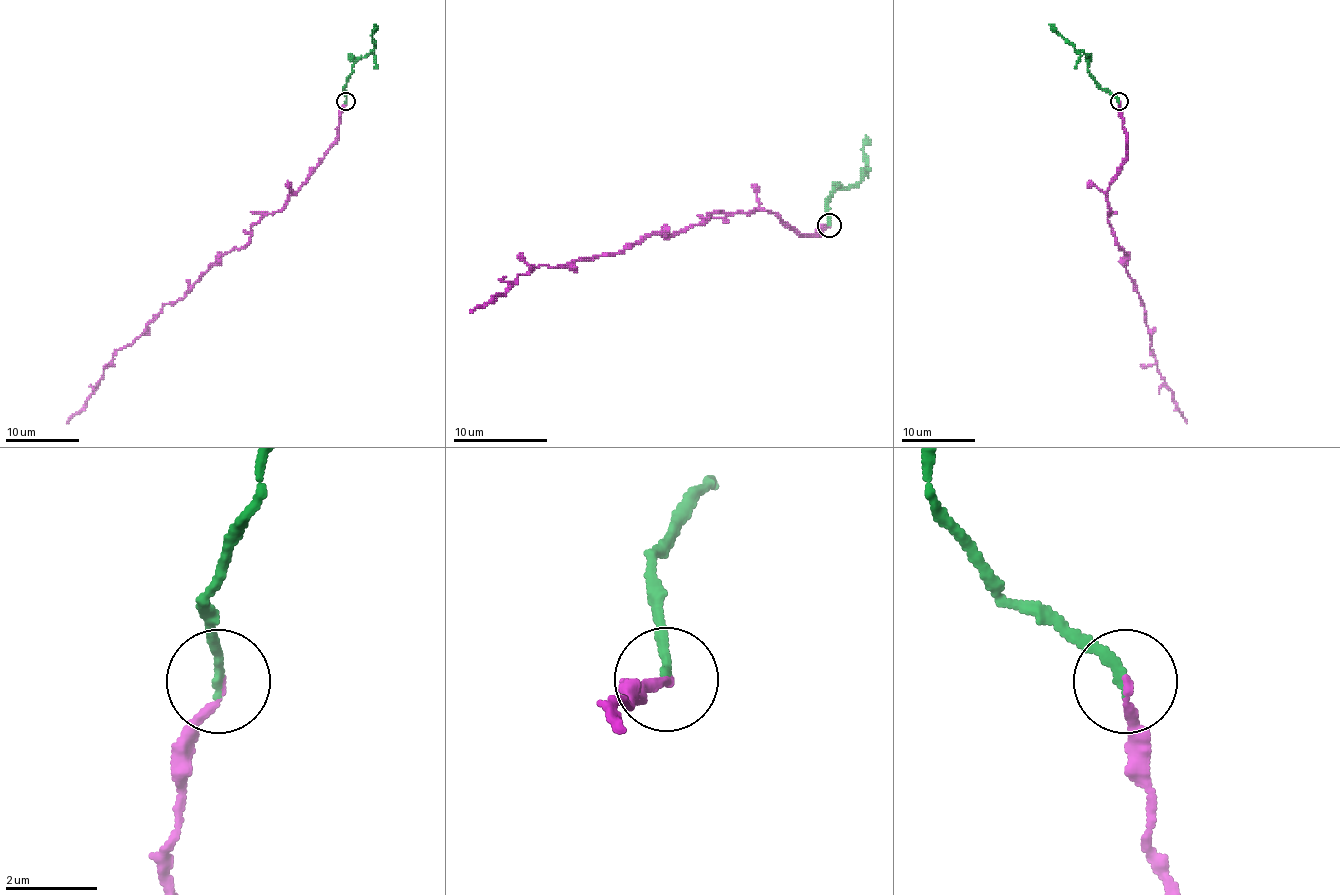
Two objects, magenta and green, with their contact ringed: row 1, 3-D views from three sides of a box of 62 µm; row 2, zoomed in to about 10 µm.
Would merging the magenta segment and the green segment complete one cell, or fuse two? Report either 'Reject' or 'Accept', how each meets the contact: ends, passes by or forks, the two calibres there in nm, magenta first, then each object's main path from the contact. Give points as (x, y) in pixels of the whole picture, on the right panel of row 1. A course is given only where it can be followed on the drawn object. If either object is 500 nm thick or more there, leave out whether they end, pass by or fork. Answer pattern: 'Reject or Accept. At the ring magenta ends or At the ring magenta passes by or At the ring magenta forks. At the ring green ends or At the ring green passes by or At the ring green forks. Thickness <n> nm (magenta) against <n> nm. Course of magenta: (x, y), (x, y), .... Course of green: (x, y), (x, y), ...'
Accept. At the ring magenta ends. At the ring green ends. Thickness 190 nm (magenta) against 200 nm. Course of magenta: (1118, 101), (1126, 162), (1109, 186), (1107, 223), (1124, 252), (1126, 272), (1140, 298), (1159, 373), (1186, 423). Course of green: (1118, 101), (1100, 86), (1087, 66), (1089, 59), (1049, 24)

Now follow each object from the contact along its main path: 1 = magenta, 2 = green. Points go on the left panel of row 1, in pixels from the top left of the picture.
1: (346, 101), (337, 142), (302, 186), (250, 228), (243, 246), (227, 252), (113, 355), (67, 423)
2: (346, 101), (344, 86), (352, 66), (370, 53), (374, 44), (374, 24)

